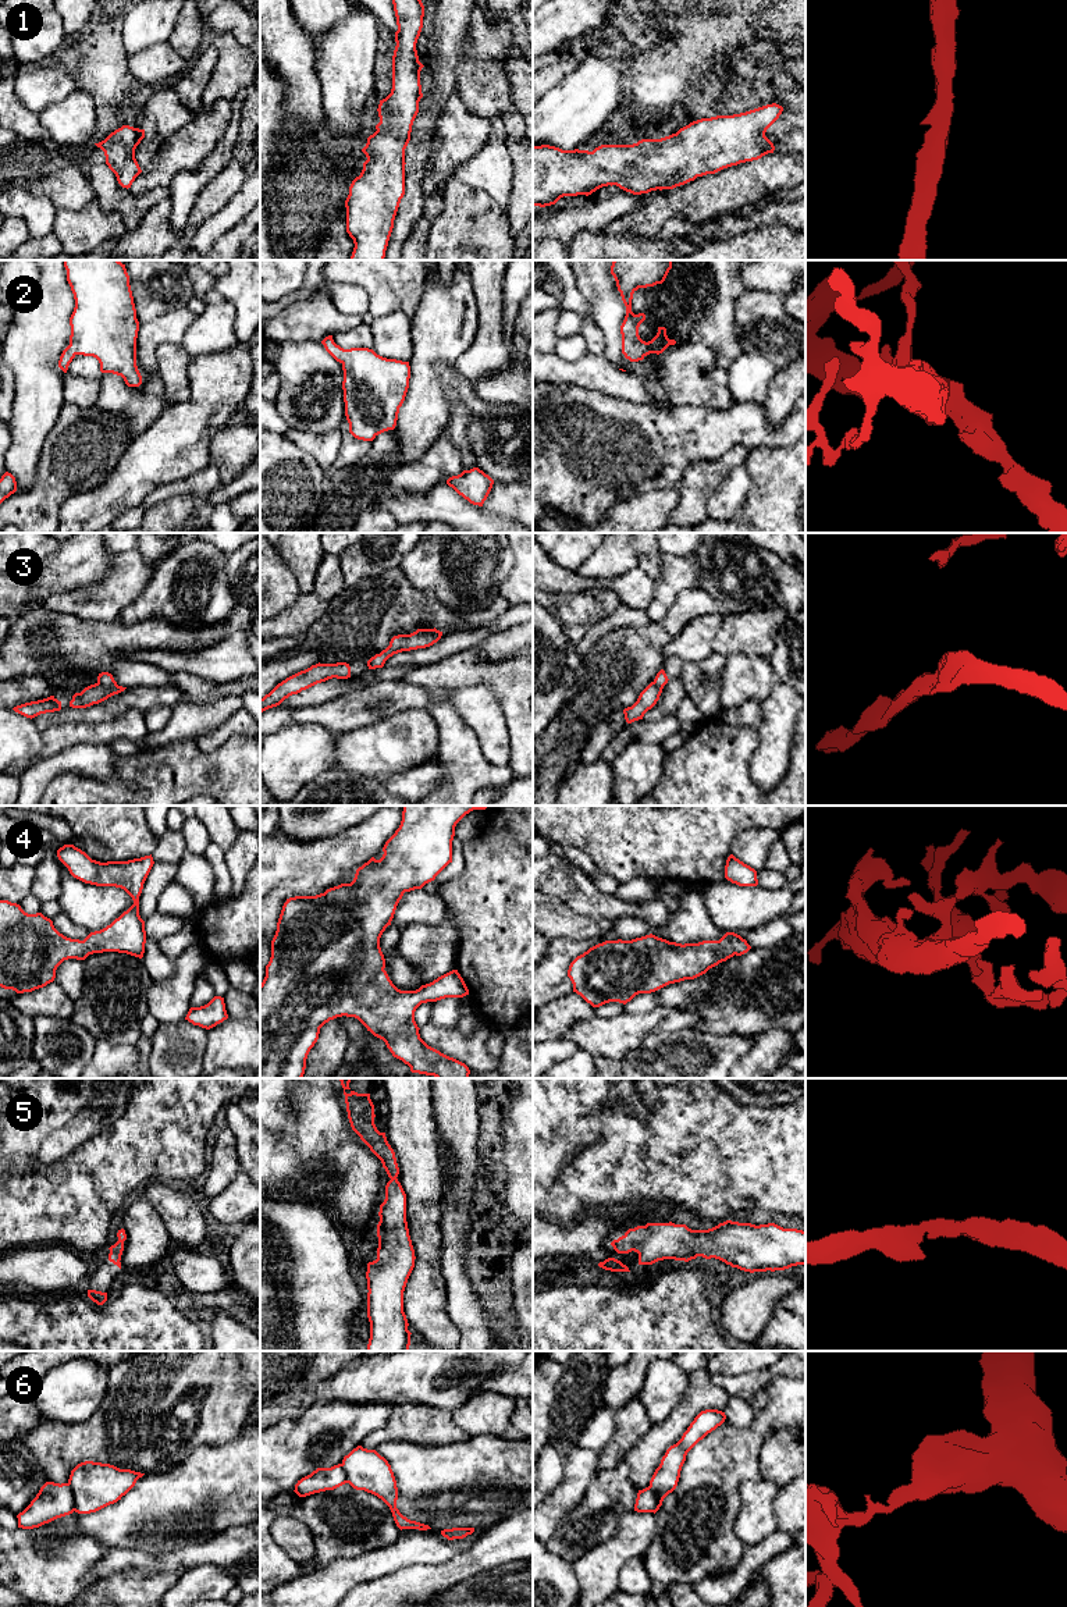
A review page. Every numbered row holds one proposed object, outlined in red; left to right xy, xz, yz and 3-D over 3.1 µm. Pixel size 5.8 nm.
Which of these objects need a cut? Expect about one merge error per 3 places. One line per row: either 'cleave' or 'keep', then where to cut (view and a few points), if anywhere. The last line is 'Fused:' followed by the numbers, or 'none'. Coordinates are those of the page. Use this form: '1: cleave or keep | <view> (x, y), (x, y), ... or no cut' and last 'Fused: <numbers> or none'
1: keep | no cut
2: keep | no cut
3: keep | no cut
4: keep | no cut
5: keep | no cut
6: cleave | xy (67, 1483), (73, 1492), (74, 1510)
Fused: 6

